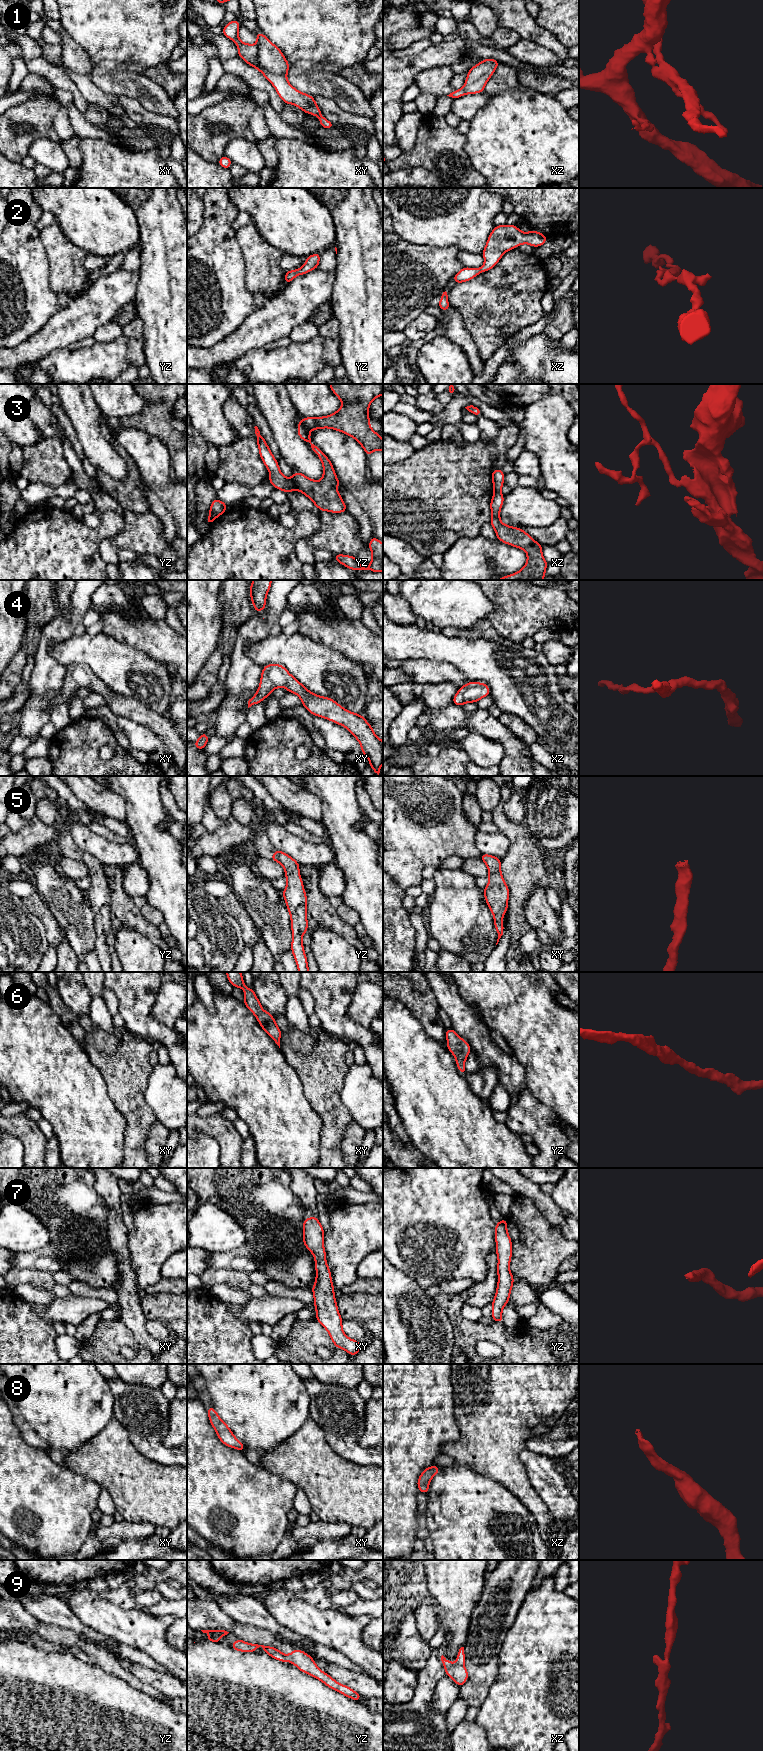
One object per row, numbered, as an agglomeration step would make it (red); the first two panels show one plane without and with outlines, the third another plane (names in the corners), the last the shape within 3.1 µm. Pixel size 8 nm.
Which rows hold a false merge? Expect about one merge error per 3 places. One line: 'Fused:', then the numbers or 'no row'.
Fused: 1, 3

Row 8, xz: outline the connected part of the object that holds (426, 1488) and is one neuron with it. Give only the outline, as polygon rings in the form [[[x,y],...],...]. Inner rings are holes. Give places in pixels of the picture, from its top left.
[[[432,1465],[431,1467],[428,1467],[422,1471],[417,1481],[419,1492],[427,1495],[431,1479],[435,1474],[439,1473],[440,1470],[441,1468],[439,1468],[438,1466]]]

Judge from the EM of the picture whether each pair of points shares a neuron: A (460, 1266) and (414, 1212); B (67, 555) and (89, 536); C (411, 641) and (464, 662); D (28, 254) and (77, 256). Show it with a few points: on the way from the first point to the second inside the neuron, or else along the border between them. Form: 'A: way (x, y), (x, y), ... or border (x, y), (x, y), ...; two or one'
A: way (448, 1253), (423, 1225); one
B: way (72, 550), (84, 541); one
C: way (424, 644), (451, 650); one
D: border (39, 233), (49, 266), (50, 278); two

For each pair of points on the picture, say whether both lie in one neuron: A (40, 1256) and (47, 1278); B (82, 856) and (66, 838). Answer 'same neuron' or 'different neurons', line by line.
A: different neurons
B: same neuron

